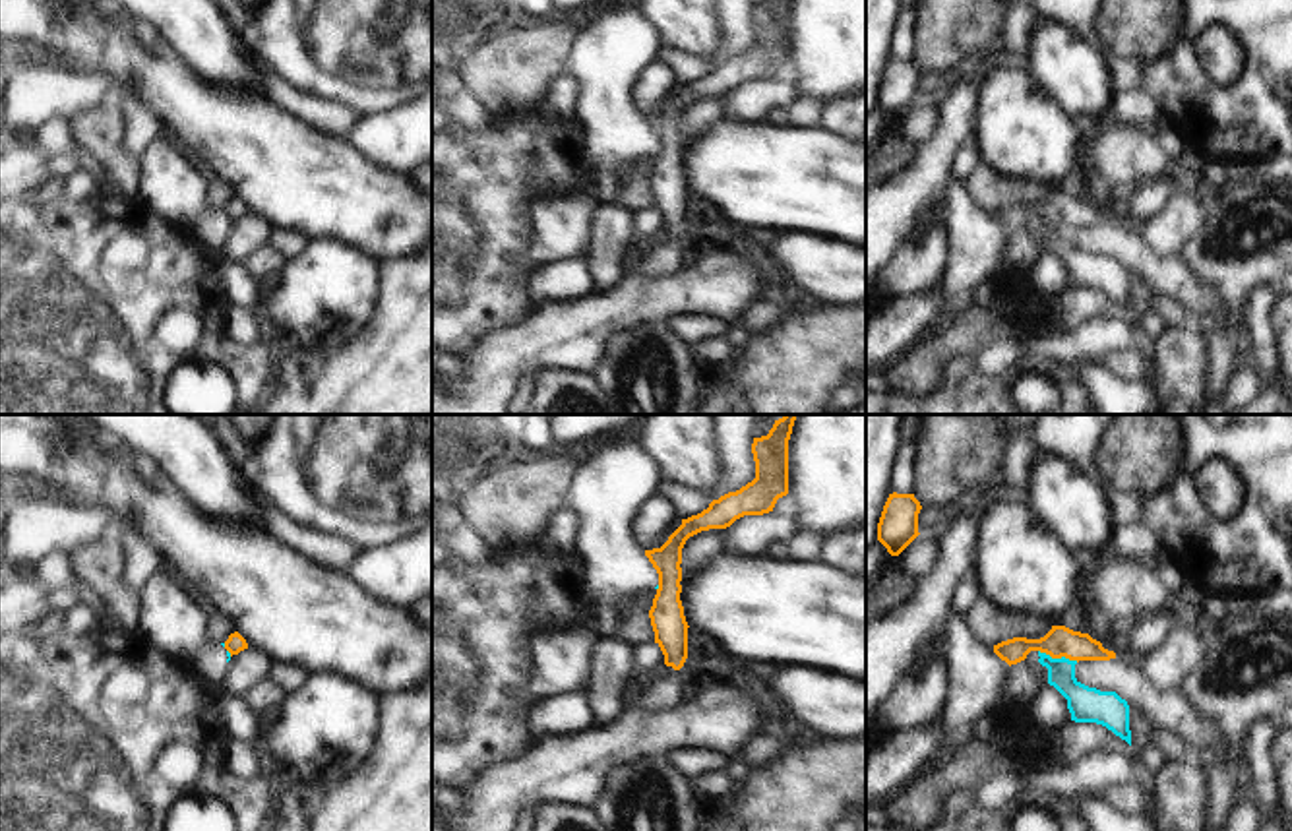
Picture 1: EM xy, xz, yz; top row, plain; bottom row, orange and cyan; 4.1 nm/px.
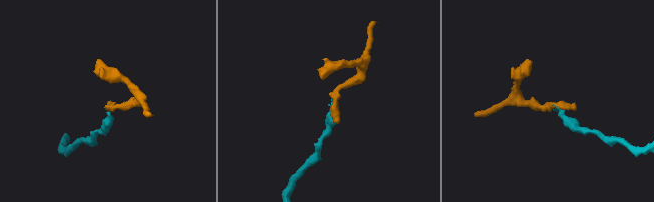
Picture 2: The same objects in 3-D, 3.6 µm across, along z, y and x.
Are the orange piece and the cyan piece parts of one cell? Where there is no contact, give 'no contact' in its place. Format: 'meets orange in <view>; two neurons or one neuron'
meets orange in yz; two neurons

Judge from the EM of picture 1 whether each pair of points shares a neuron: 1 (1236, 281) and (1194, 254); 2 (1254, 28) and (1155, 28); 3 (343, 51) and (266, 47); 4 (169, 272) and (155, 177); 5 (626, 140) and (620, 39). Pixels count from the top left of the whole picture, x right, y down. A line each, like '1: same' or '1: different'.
1: same
2: different
3: same
4: different
5: same

